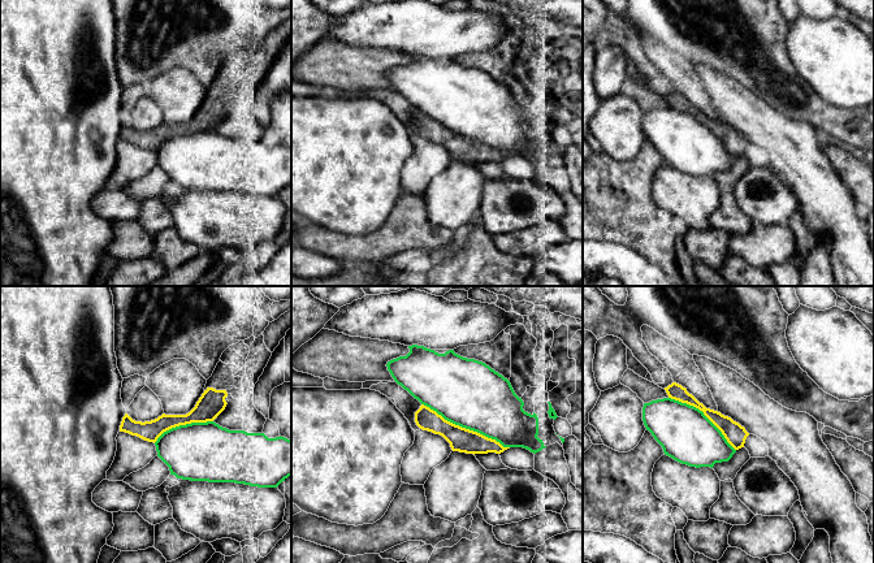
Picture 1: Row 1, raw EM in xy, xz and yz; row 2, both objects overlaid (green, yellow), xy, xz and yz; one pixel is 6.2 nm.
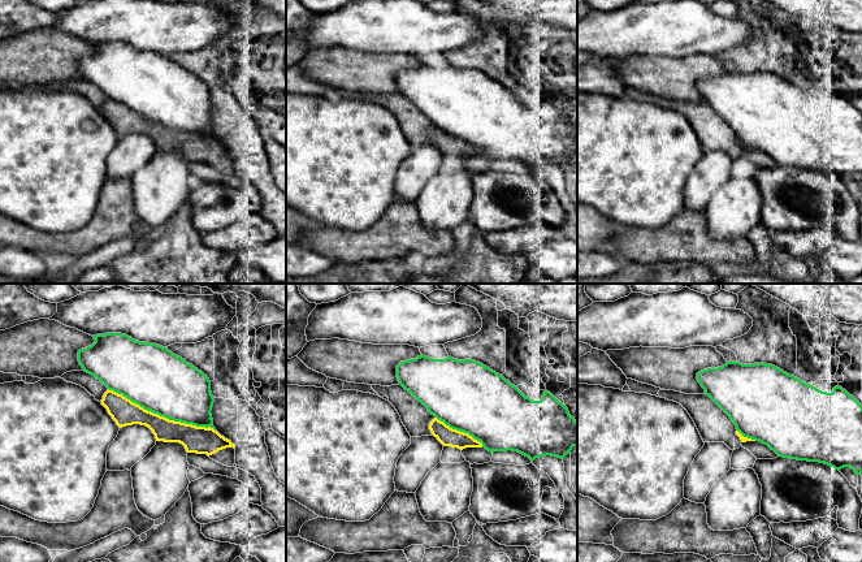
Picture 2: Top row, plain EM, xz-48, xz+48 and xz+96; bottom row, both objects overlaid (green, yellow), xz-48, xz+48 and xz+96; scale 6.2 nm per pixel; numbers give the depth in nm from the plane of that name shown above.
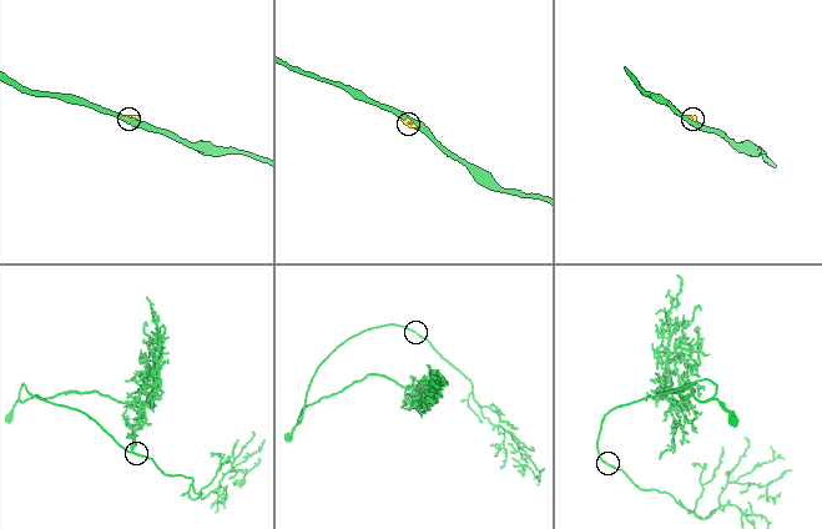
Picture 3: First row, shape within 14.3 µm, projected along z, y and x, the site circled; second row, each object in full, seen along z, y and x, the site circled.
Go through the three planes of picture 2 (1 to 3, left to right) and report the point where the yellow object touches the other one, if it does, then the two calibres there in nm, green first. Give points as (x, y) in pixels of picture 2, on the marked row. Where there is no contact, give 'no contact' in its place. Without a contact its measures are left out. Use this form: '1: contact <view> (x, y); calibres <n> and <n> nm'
1: contact xz-48 (161, 415); calibres 380 and 160 nm
2: contact xz+48 (460, 431); calibres 440 and 120 nm
3: contact xz+96 (746, 436); calibres 460 and 40 nm

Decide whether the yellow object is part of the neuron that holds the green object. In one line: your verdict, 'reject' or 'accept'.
reject

